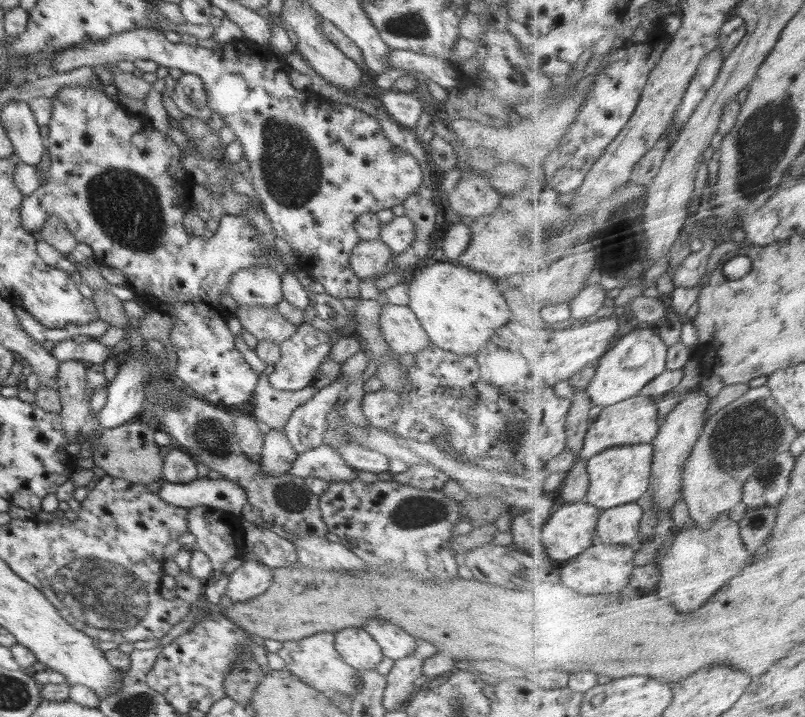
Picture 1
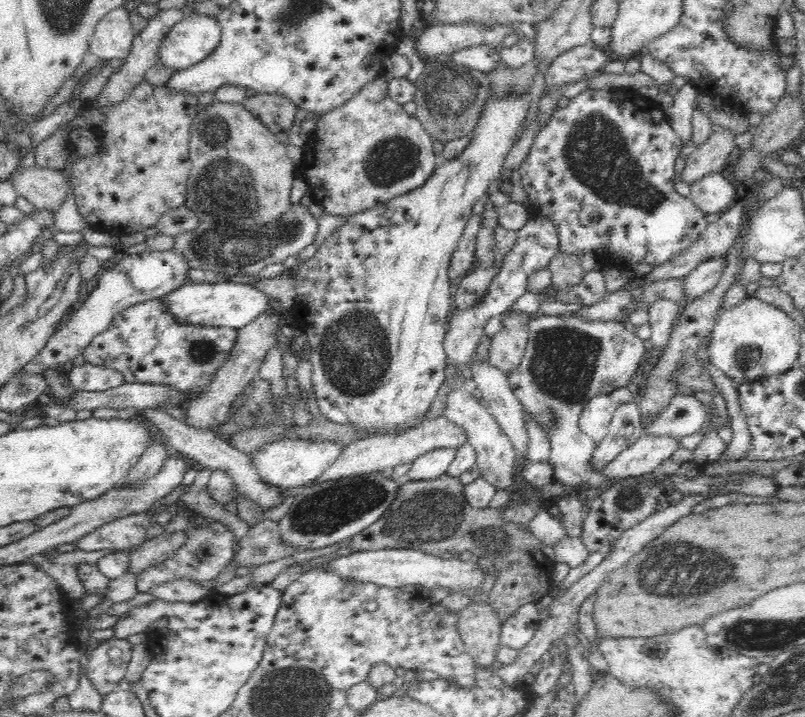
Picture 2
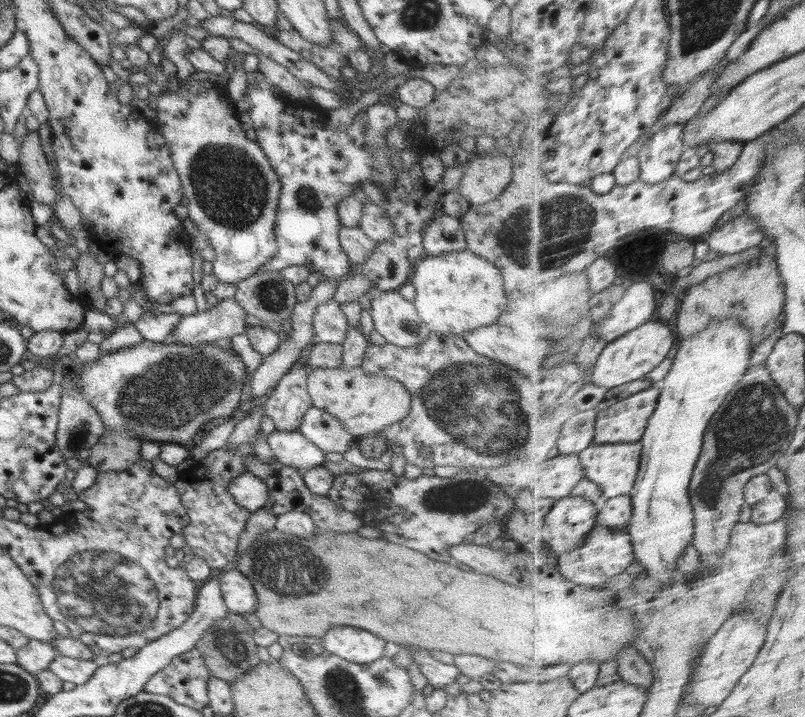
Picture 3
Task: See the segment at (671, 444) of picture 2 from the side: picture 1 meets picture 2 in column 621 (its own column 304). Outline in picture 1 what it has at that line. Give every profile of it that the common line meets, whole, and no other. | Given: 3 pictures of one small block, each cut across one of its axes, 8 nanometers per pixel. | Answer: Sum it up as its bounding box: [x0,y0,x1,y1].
[289,444,358,483]

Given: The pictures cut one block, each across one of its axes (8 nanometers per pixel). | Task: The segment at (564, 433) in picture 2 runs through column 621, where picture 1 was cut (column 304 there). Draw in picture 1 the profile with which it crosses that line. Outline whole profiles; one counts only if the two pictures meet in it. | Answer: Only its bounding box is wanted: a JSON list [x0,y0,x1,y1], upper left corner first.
[268,320,339,390]

